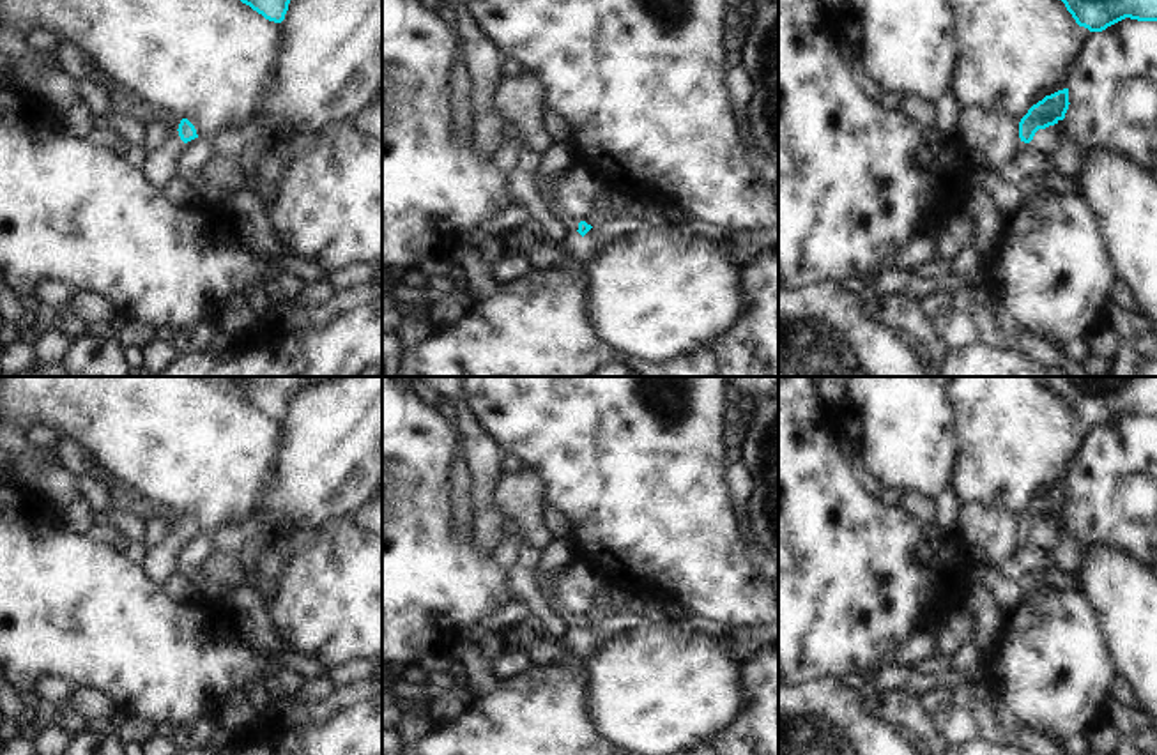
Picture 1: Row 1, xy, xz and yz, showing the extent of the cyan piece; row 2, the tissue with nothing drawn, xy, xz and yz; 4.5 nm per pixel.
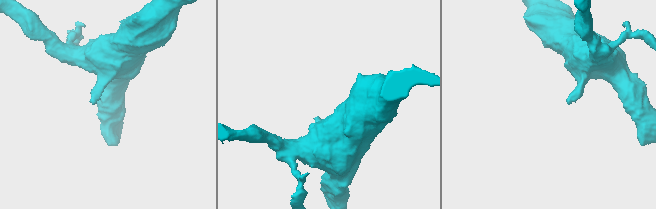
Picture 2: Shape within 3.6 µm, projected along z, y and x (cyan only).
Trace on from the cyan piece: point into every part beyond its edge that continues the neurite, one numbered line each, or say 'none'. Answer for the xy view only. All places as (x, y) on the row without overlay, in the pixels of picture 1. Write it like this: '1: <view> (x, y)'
1: xy (160, 564)

